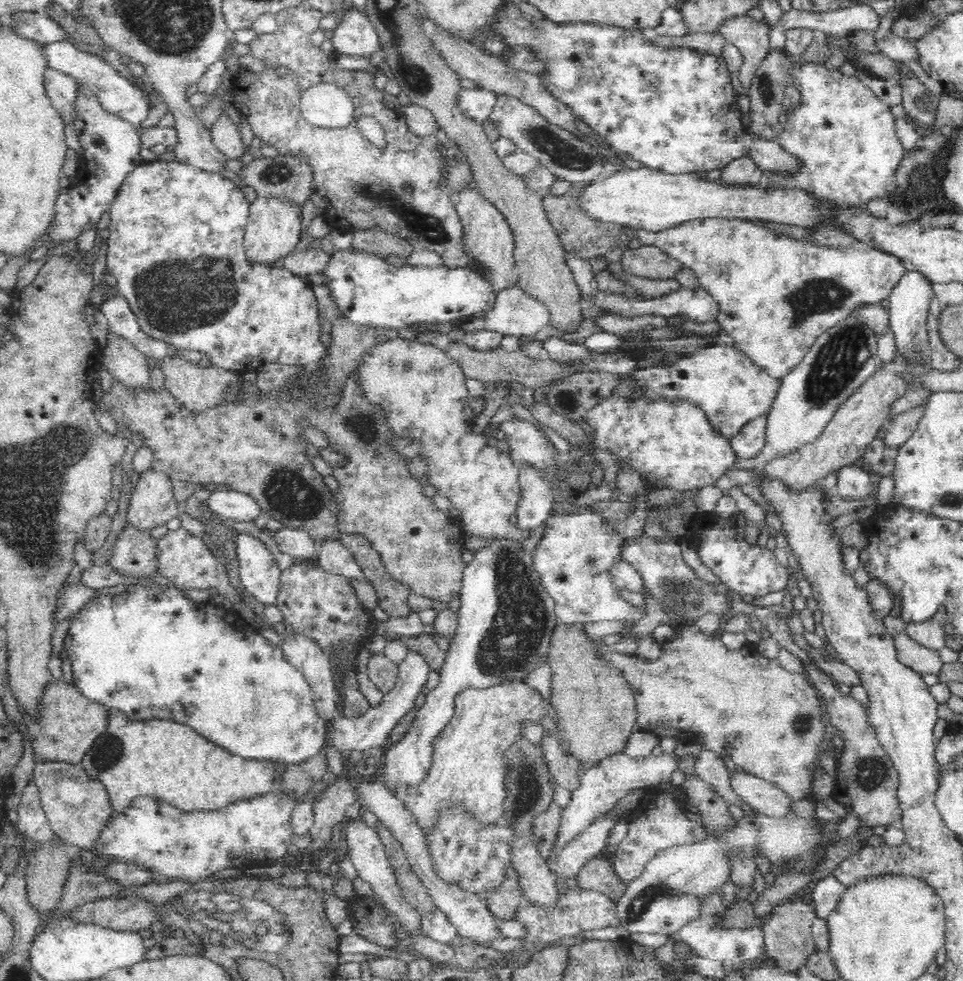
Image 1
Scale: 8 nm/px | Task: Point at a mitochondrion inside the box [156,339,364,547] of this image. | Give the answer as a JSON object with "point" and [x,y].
{"point":[292,497]}

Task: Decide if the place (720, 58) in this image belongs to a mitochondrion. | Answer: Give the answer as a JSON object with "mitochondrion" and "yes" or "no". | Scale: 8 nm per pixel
{"mitochondrion":"no"}

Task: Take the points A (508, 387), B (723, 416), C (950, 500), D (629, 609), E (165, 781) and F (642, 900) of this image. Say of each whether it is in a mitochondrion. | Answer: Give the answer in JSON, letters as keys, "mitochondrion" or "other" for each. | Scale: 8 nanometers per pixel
{"A":"other","B":"mitochondrion","C":"mitochondrion","D":"other","E":"other","F":"mitochondrion"}

